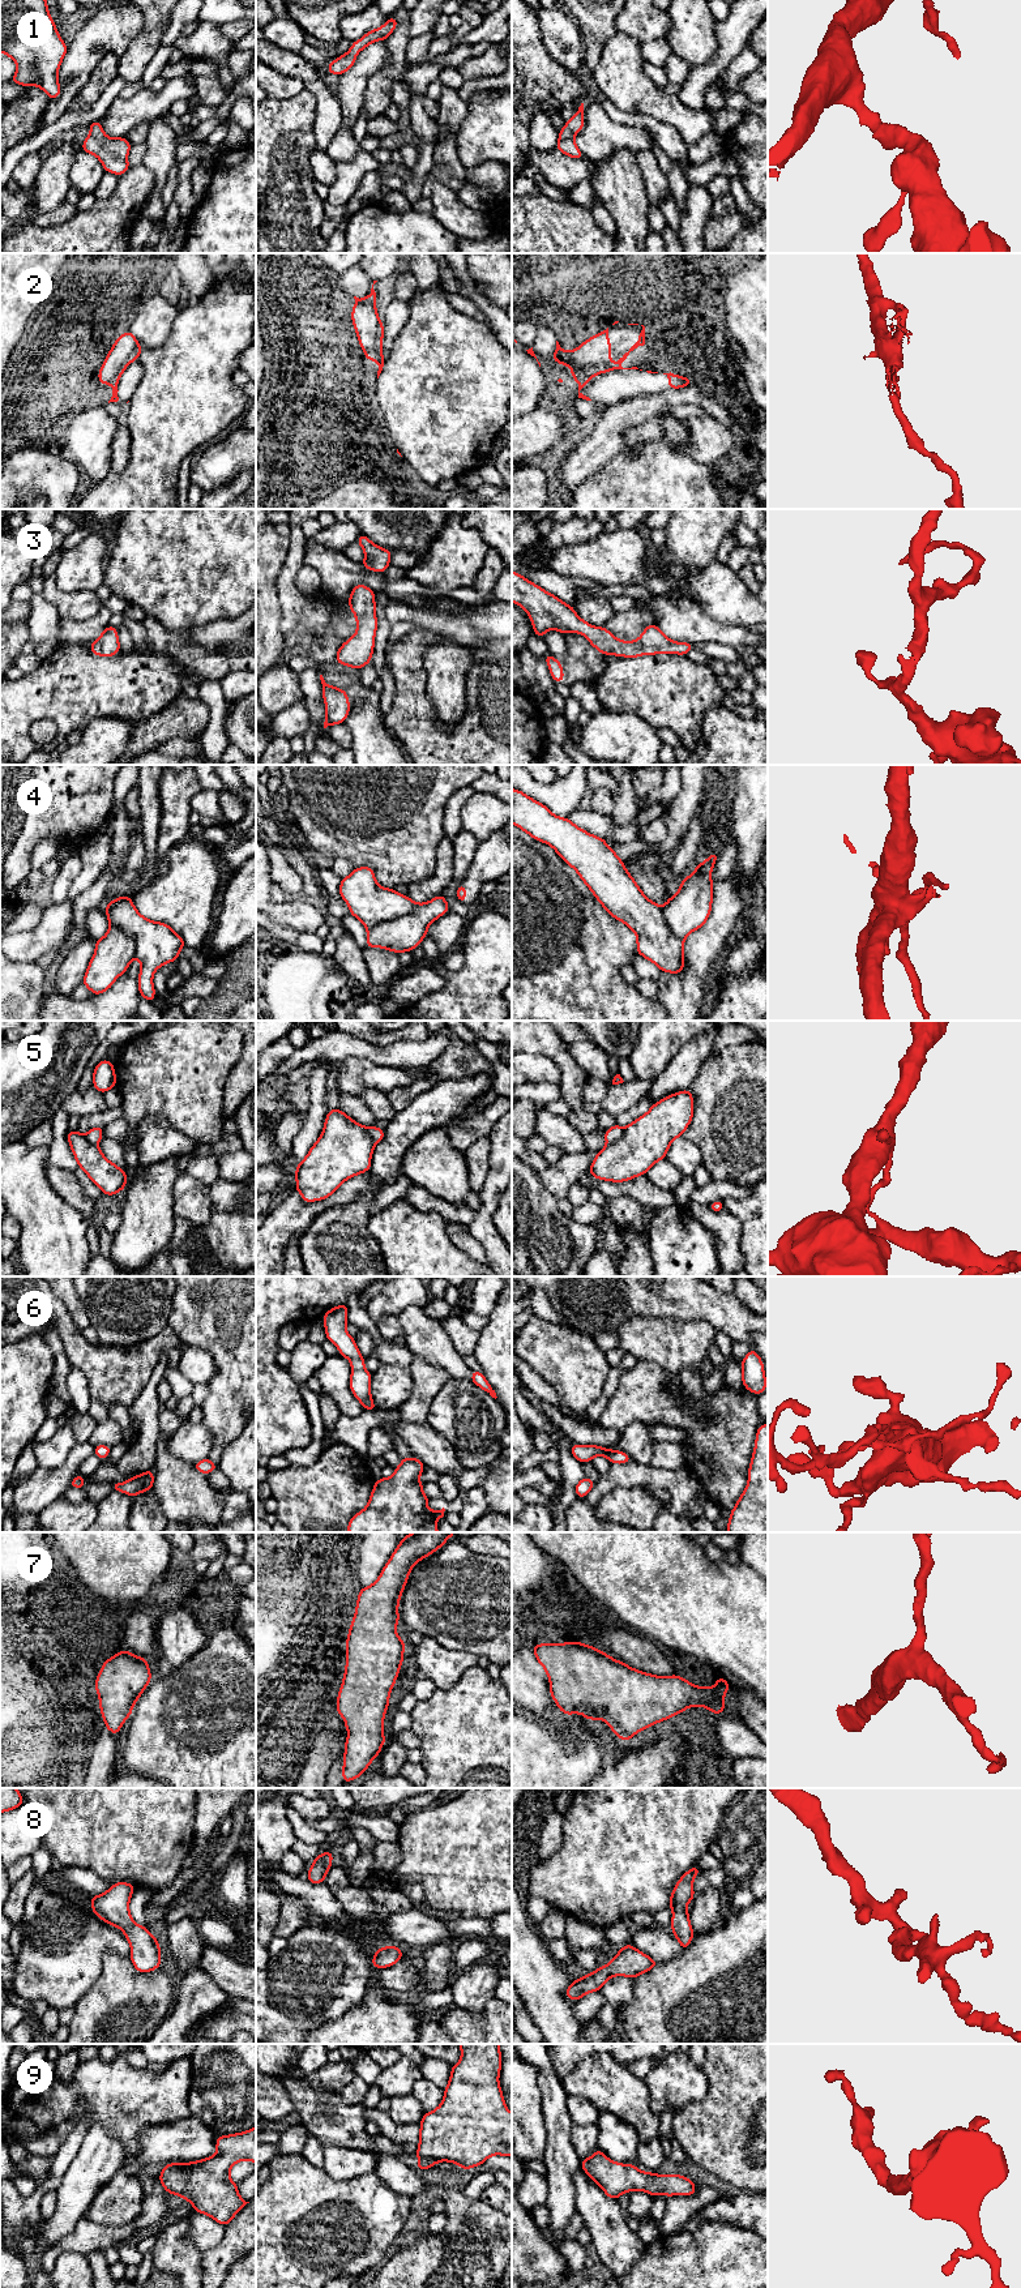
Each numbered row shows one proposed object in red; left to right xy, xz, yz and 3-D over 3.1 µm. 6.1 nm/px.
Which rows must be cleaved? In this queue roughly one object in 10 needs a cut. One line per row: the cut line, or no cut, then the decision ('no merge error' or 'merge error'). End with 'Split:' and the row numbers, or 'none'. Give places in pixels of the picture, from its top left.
1: no cut | no merge error
2: xz (355, 303), (367, 306), (375, 319), (376, 341), (371, 346) | merge error
3: no cut | no merge error
4: xz (419, 903), (408, 912), (394, 919), (385, 919), (367, 929) | merge error
5: yz (623, 1128), (623, 1133), (615, 1141), (607, 1144) | merge error
6: no cut | no merge error
7: no cut | no merge error
8: no cut | no merge error
9: no cut | no merge error
Split: 2, 4, 5

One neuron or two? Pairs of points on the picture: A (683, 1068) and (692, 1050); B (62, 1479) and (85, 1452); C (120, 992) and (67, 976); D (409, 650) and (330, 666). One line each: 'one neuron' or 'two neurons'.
A: one neuron
B: one neuron
C: two neurons
D: two neurons

